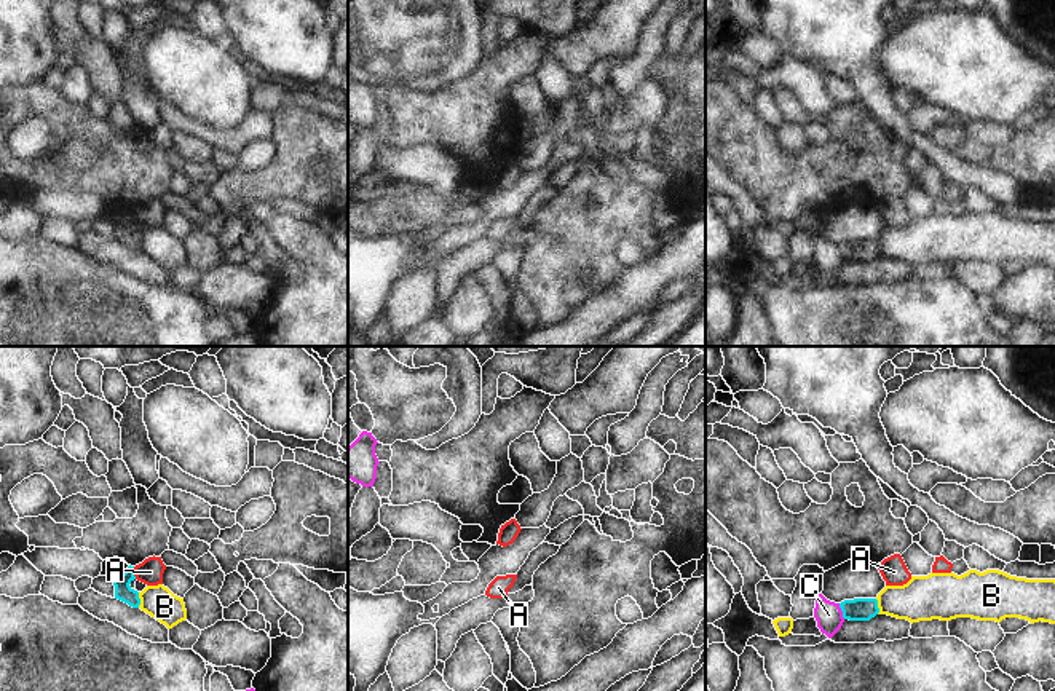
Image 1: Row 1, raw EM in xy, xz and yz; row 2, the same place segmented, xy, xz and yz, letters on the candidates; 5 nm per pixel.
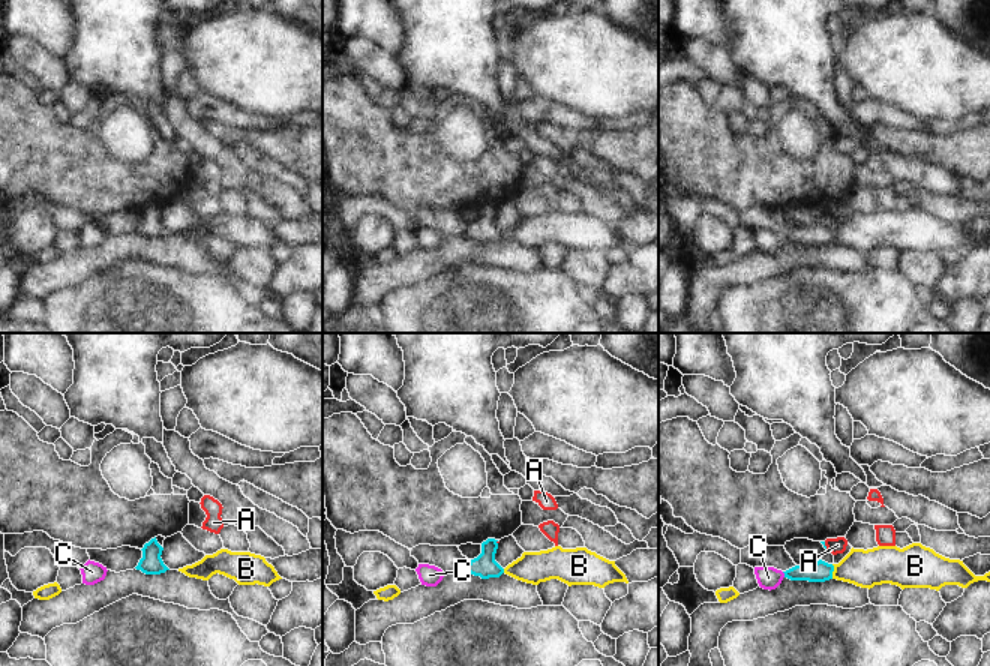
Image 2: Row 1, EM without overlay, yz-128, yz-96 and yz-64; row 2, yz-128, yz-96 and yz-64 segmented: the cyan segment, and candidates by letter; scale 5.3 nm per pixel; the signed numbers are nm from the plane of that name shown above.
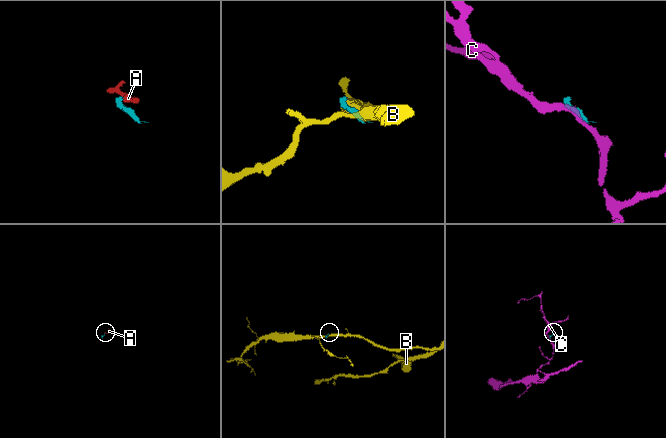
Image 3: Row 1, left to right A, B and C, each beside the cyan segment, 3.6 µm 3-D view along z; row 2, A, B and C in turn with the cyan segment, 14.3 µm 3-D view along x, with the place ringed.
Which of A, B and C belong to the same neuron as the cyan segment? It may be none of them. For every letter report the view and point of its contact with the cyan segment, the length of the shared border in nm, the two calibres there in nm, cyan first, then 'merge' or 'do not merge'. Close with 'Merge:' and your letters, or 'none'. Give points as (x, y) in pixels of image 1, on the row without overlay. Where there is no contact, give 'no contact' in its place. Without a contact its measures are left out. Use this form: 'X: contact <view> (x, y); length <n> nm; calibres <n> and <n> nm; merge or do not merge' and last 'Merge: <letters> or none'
A: contact xy (133, 216); length 70 nm; calibres 90 and 130 nm; do not merge
B: contact xy (139, 243); length 80 nm; calibres 90 and 160 nm; do not merge
C: contact yz (841, 252); length 90 nm; calibres 110 and 140 nm; do not merge
Merge: none

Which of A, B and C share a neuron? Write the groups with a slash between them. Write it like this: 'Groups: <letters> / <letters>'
Groups: A / B / C.

